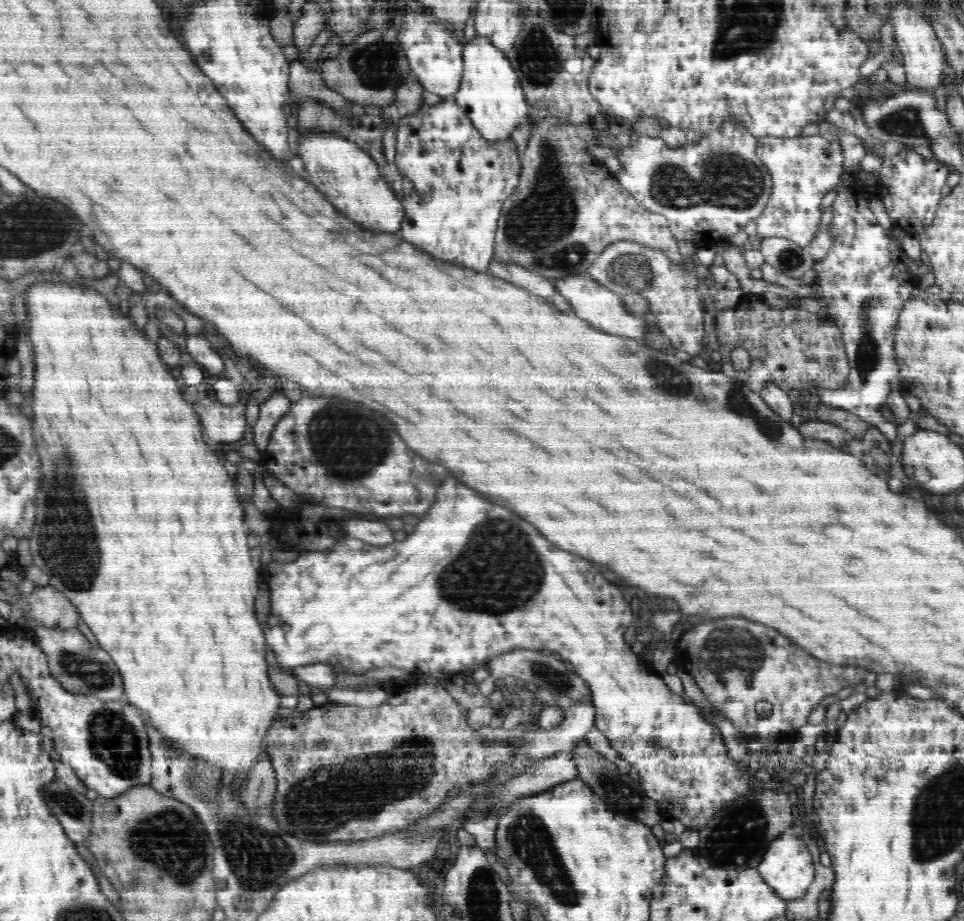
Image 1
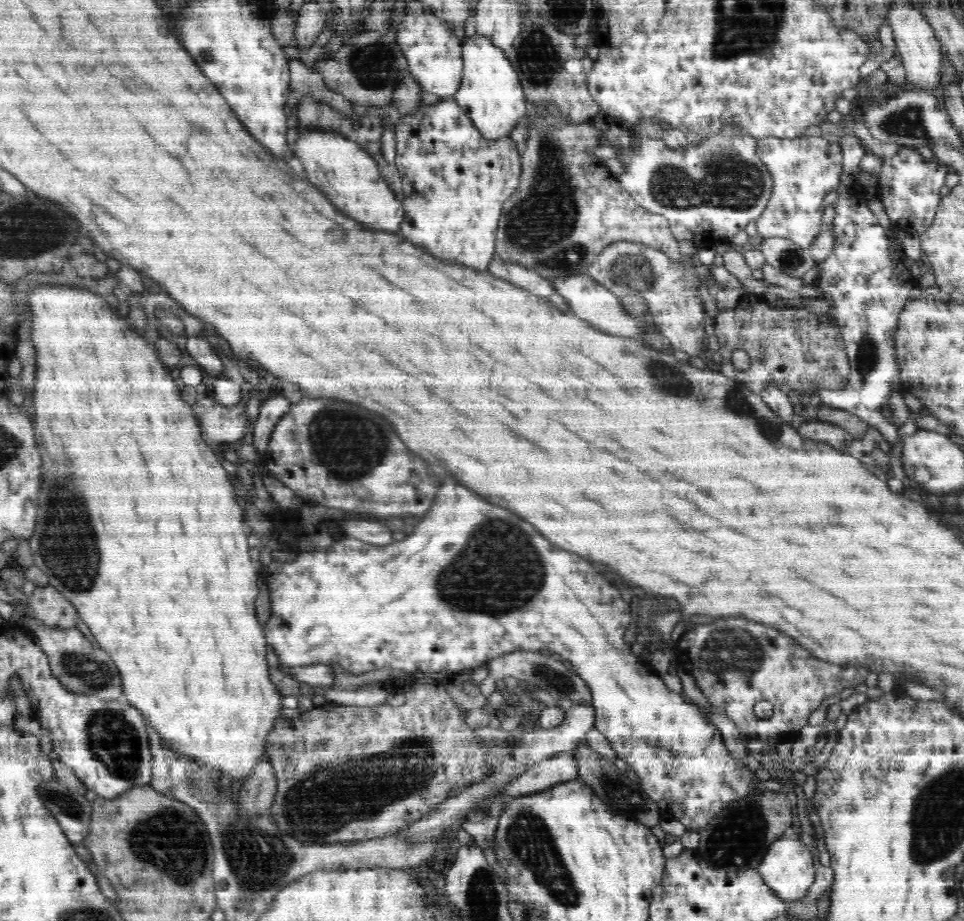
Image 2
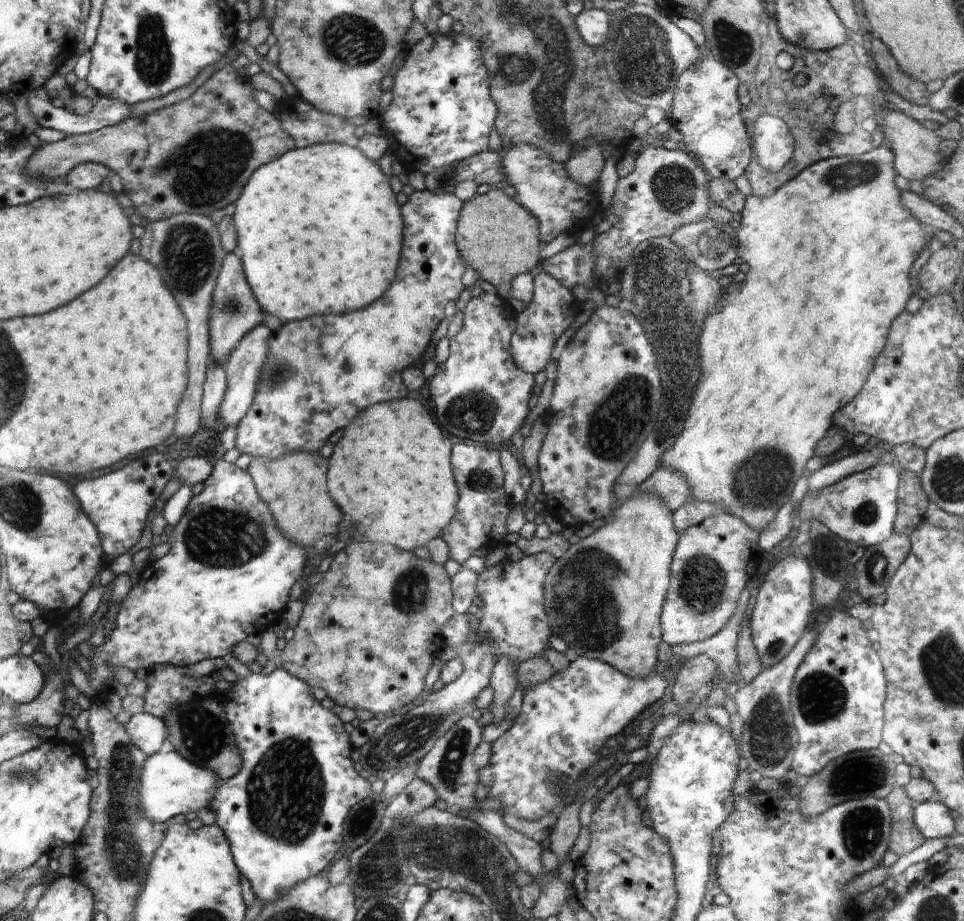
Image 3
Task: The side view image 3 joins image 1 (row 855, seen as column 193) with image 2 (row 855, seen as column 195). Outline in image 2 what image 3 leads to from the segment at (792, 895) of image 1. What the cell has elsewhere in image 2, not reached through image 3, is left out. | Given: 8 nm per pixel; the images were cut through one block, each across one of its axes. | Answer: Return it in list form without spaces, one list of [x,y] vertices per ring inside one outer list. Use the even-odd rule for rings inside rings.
[[[791,832],[778,837],[770,845],[762,862],[758,865],[757,872],[764,879],[764,883],[778,895],[778,898],[786,902],[803,899],[815,879],[810,849],[804,845],[804,842],[798,836]]]

